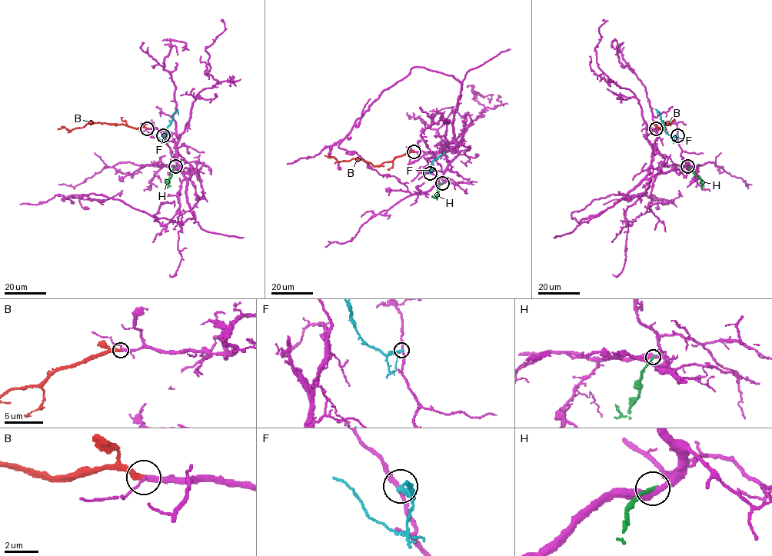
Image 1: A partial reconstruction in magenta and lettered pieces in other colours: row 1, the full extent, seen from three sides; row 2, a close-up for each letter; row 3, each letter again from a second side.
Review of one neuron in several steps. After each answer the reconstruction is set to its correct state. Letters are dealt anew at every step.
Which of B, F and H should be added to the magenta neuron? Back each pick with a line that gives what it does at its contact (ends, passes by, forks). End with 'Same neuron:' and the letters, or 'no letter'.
B: it ends
Same neuron: B

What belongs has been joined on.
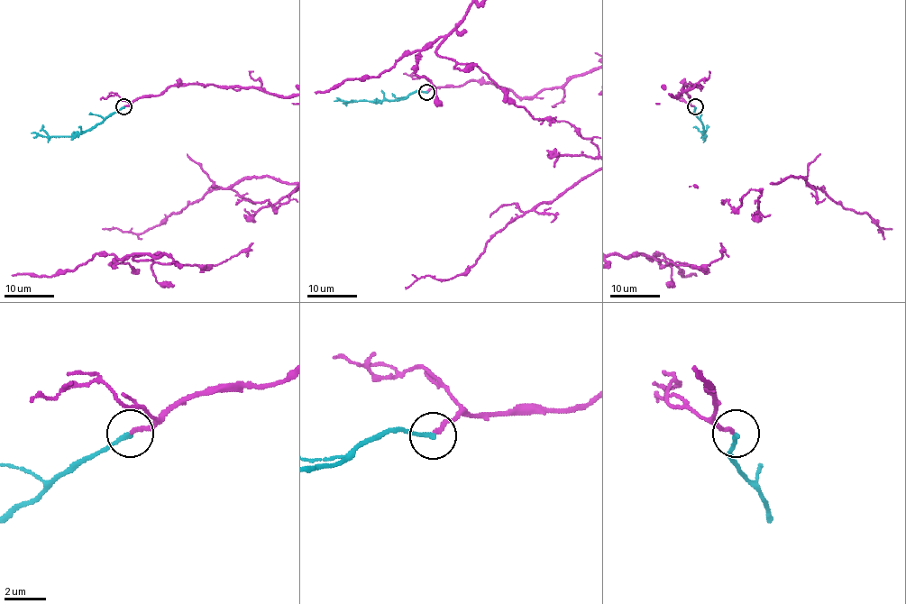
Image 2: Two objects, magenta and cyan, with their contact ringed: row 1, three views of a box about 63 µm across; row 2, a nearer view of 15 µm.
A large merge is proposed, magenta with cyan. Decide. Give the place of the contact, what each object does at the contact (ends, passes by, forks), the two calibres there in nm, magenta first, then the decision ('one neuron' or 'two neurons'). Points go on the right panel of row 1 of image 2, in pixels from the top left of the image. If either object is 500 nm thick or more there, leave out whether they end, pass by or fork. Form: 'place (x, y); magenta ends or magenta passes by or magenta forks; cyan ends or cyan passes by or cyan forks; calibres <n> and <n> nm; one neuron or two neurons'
place (695, 106); magenta ends; cyan ends; calibres 180 and 220 nm; one neuron

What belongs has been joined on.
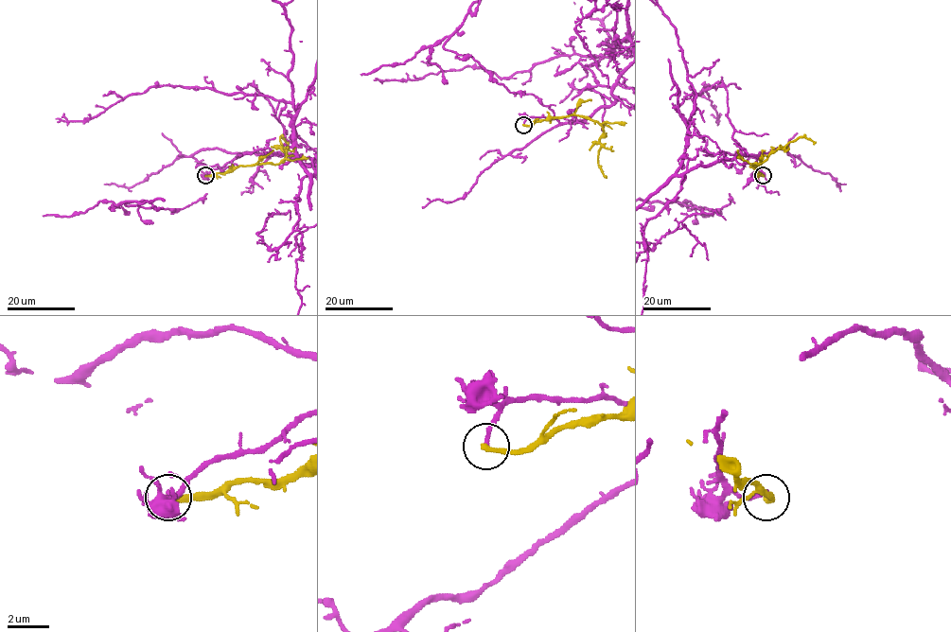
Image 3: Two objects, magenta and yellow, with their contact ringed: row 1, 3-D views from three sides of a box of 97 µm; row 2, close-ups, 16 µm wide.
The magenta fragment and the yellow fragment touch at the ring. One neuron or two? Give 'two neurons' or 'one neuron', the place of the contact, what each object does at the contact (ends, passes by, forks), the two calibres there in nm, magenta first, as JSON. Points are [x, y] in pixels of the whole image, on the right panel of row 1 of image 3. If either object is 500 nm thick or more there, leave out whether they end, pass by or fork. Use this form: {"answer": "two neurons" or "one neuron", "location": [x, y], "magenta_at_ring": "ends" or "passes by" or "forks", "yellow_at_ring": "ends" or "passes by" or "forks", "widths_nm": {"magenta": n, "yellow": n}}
{"answer": "two neurons", "location": [763, 175], "magenta_at_ring": "ends", "yellow_at_ring": "ends", "widths_nm": {"magenta": 200, "yellow": 280}}

